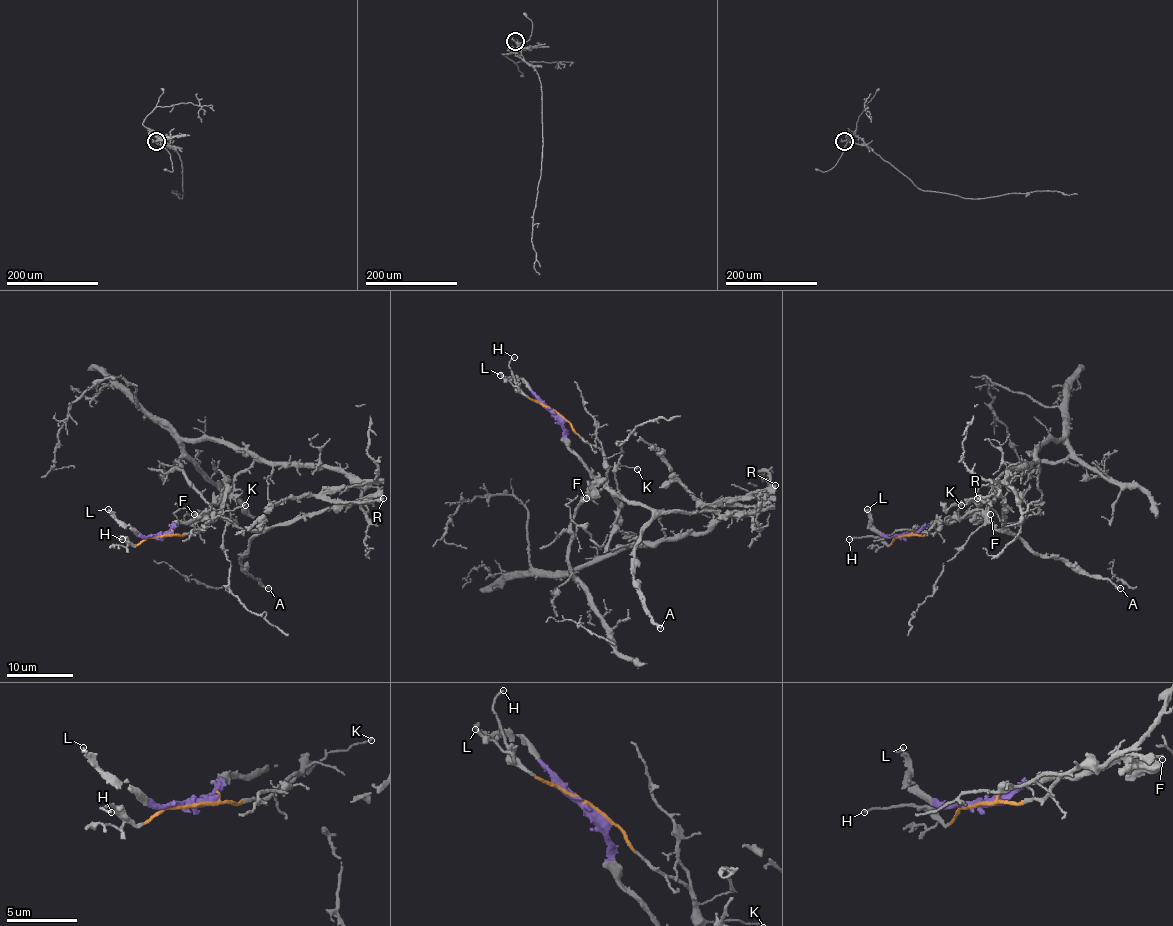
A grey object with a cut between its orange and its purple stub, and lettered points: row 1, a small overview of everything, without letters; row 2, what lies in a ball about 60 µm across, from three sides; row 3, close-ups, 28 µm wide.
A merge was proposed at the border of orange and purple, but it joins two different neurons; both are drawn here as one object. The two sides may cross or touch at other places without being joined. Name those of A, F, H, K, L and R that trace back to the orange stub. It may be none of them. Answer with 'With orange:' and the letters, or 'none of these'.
With orange: H, K

